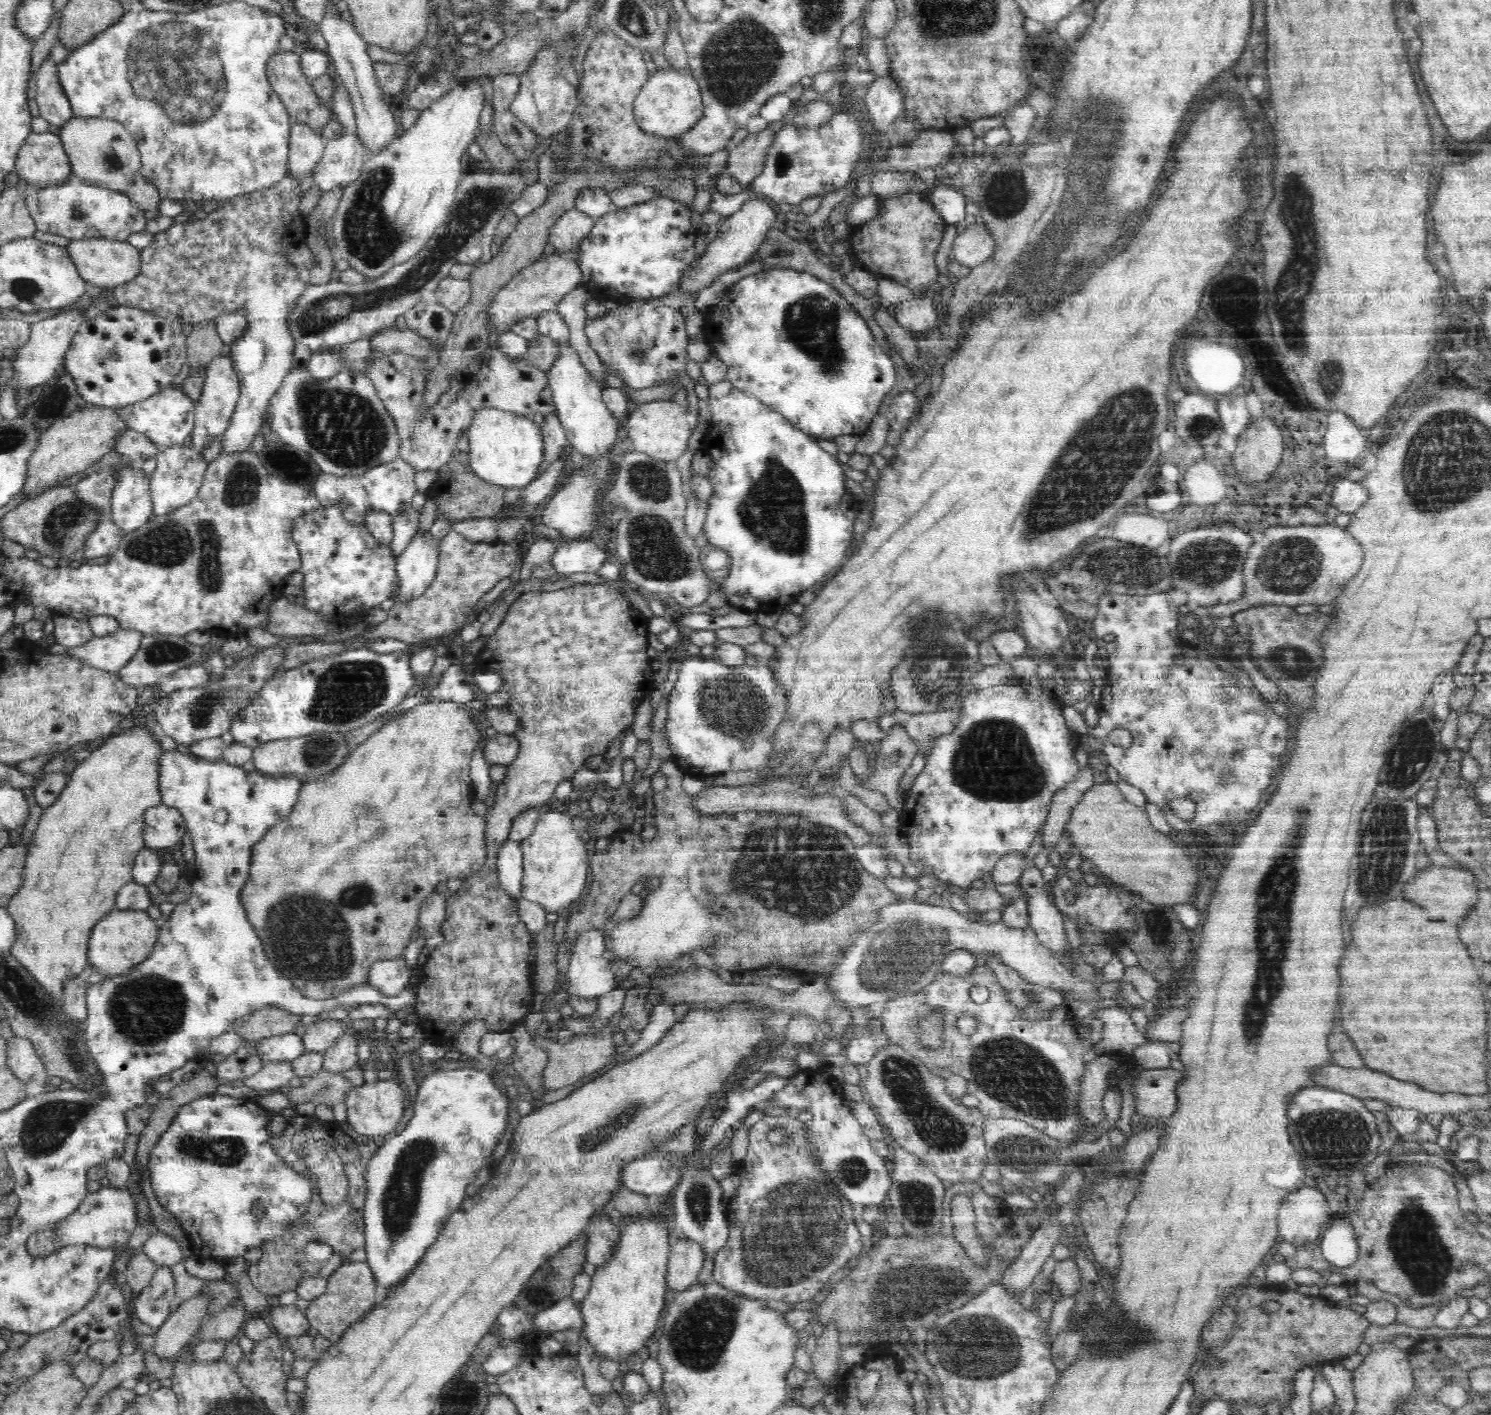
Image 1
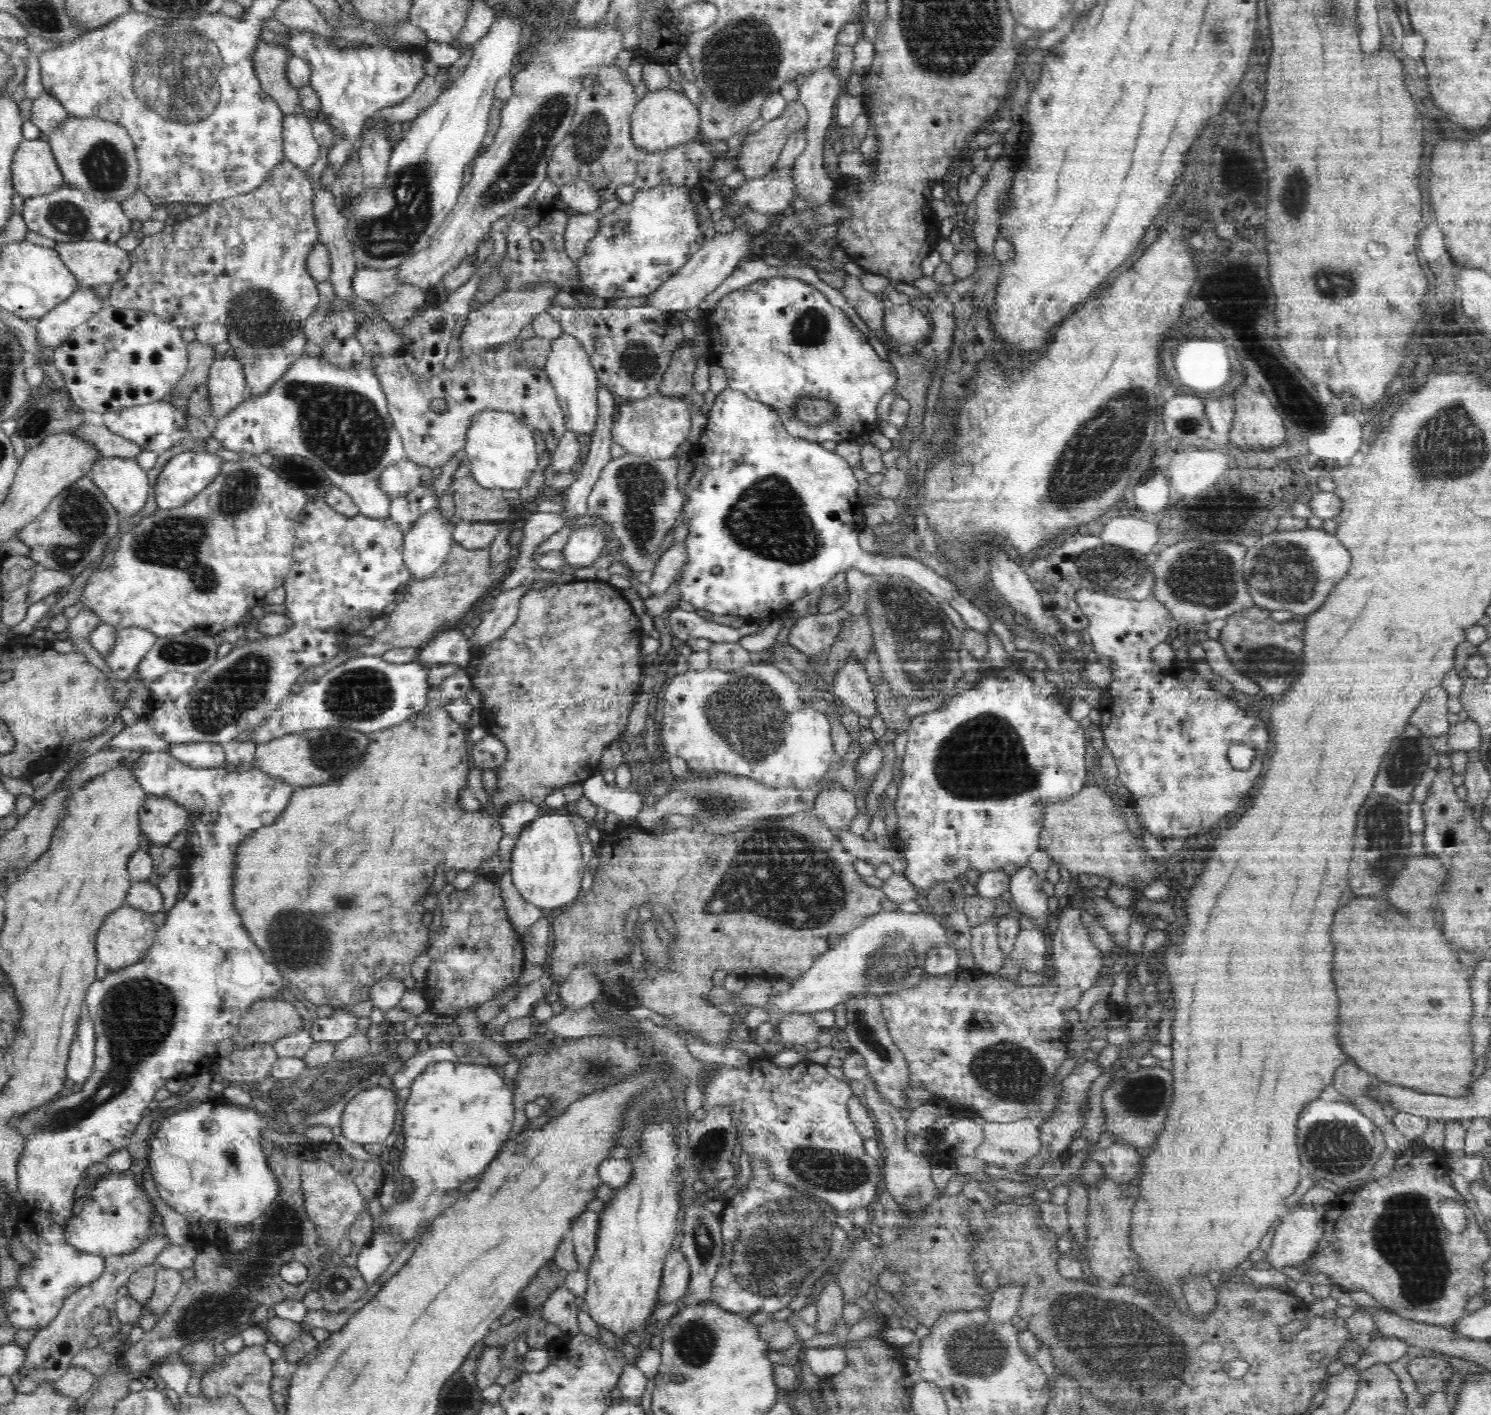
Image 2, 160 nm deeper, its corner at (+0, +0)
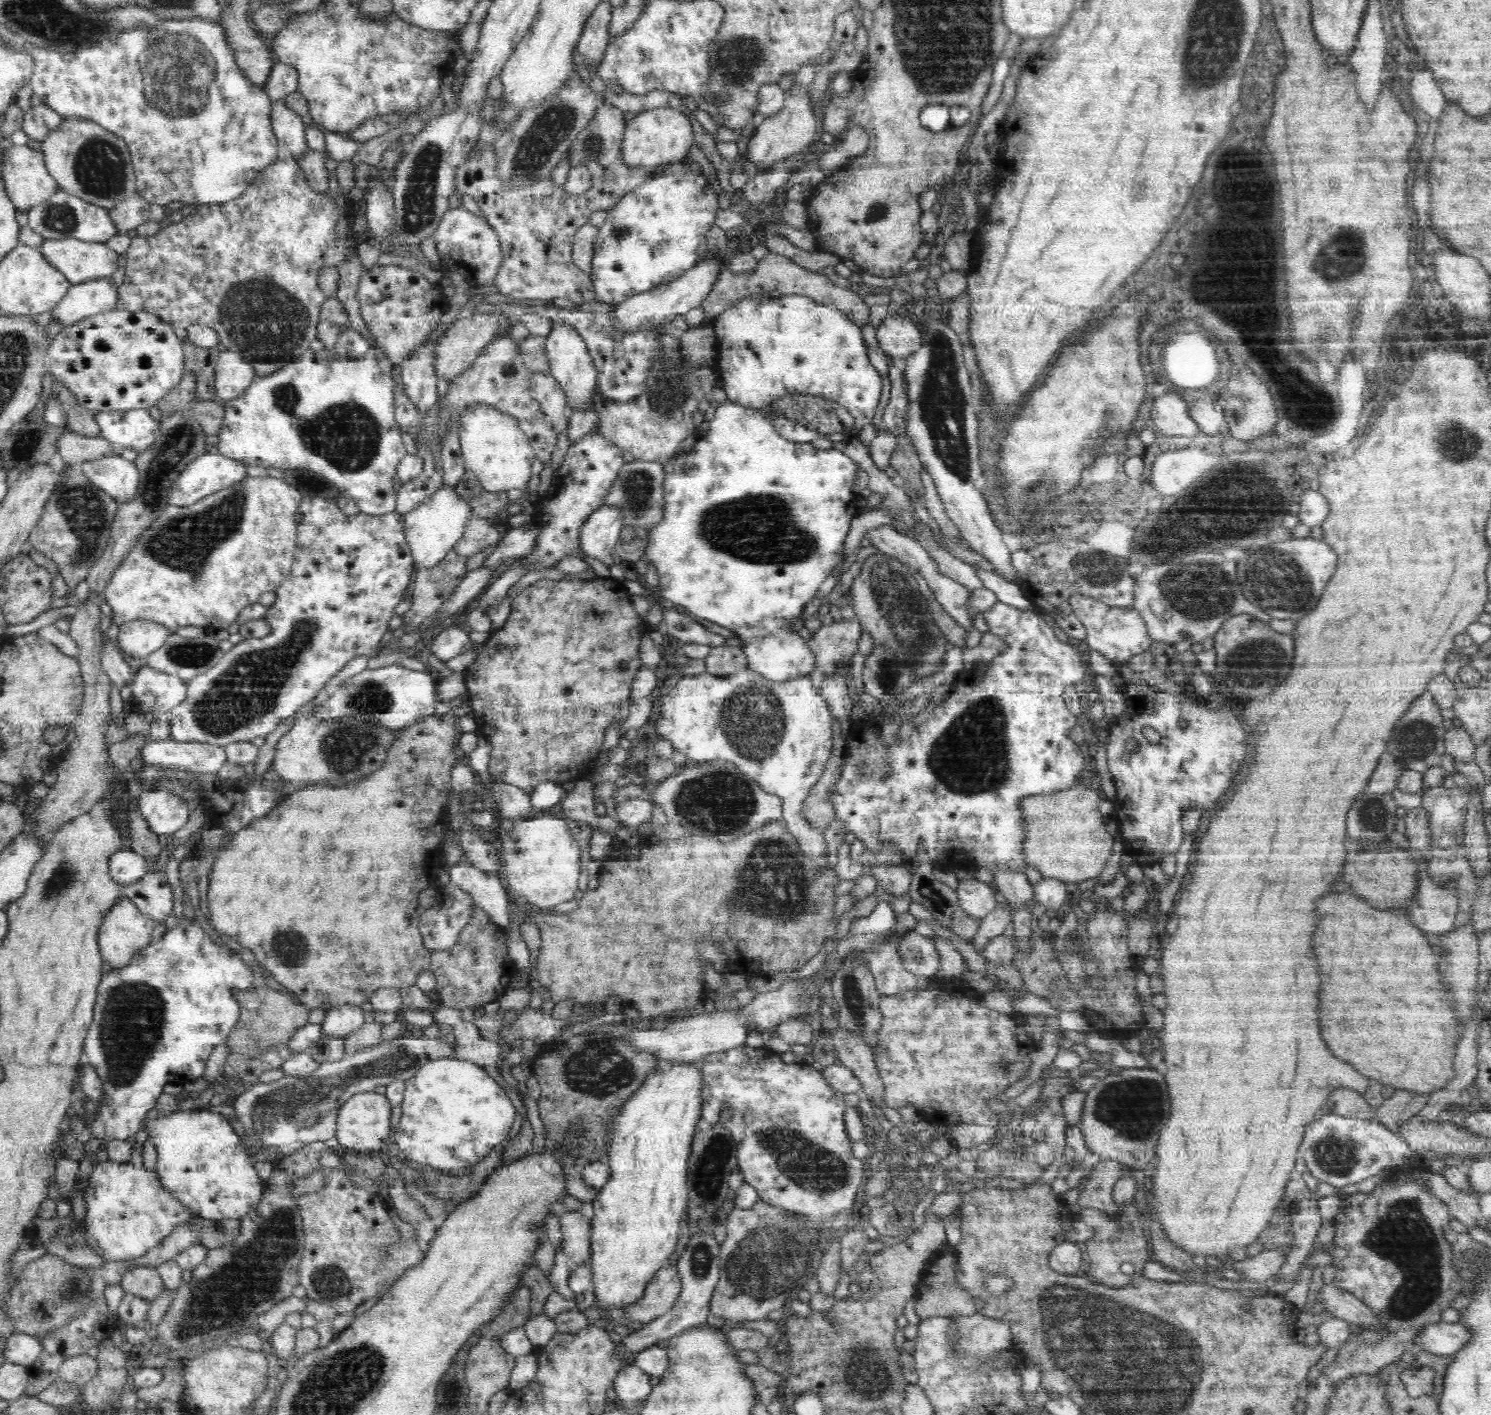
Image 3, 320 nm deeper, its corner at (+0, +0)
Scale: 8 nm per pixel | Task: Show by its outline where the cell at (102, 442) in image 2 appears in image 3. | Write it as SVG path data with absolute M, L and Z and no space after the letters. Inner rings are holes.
M70 431L57 440L57 451L66 465L79 467L83 462L114 455L111 445L102 436L88 438Z

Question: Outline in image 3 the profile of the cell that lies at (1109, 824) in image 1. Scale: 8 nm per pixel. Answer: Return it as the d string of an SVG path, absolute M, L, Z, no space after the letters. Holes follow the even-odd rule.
M1075 784L1055 793L1021 798L1019 809L1026 824L1022 851L1028 868L1040 872L1046 879L1060 879L1068 885L1099 877L1114 844L1114 837L1106 831L1110 818L1095 810L1101 797L1090 788Z

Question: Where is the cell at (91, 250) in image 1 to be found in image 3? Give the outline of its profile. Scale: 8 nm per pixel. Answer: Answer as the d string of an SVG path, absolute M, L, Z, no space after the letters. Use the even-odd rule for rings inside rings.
M72 237L45 239L39 251L72 285L112 276L120 256L105 242L84 242Z

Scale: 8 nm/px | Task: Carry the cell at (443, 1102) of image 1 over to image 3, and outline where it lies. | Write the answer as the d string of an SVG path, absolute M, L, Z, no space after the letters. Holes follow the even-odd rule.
M453 1057L430 1061L404 1083L402 1115L392 1133L392 1141L404 1152L405 1158L418 1168L428 1165L443 1173L468 1174L472 1165L488 1156L496 1144L508 1138L514 1126L517 1110L510 1097L484 1067L473 1062Z

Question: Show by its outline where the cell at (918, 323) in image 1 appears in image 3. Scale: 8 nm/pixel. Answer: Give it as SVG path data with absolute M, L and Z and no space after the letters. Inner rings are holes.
M888 314L875 328L878 348L890 360L906 360L918 351L923 341L920 326L912 317Z

